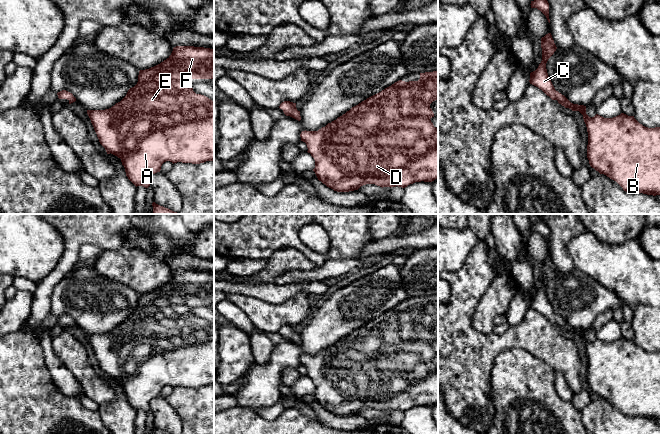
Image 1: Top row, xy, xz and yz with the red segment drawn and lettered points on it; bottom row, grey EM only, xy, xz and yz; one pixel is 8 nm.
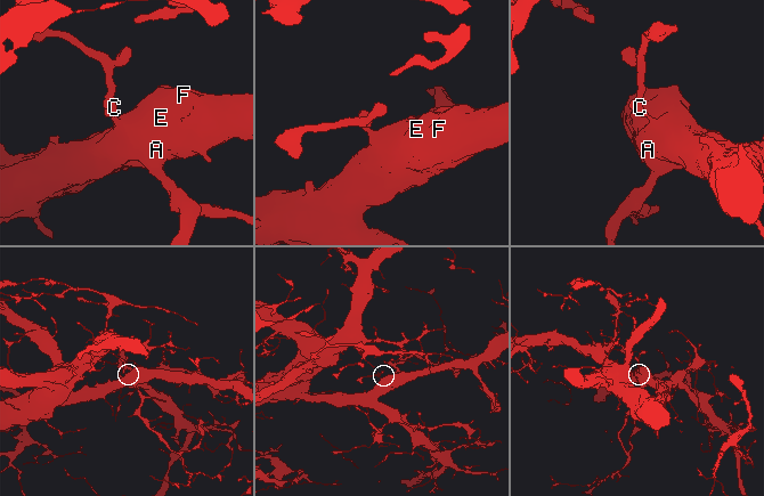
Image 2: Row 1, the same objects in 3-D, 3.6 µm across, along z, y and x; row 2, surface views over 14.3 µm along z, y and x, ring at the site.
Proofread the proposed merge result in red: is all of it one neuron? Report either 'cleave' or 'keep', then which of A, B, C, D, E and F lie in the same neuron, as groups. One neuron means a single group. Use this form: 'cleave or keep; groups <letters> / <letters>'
keep; groups A B C D E F

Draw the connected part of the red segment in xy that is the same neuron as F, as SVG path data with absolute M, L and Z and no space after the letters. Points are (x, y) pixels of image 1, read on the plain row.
M176 270L166 284L149 293L140 294L137 308L128 314L126 320L120 326L105 334L87 334L87 338L100 368L105 372L107 378L111 377L121 383L126 400L136 411L143 410L148 412L150 410L150 401L160 396L162 388L166 385L170 385L173 388L177 386L200 388L206 385L214 385L214 325L204 319L196 318L191 308L187 305L188 303L214 303L213 273L194 270Z

